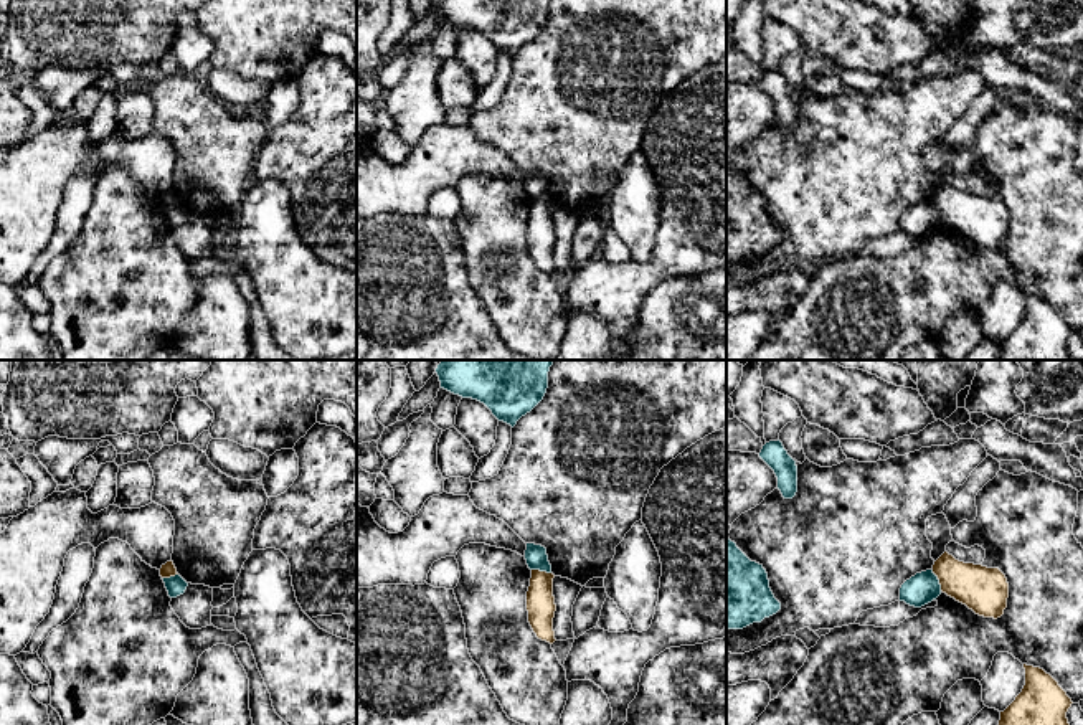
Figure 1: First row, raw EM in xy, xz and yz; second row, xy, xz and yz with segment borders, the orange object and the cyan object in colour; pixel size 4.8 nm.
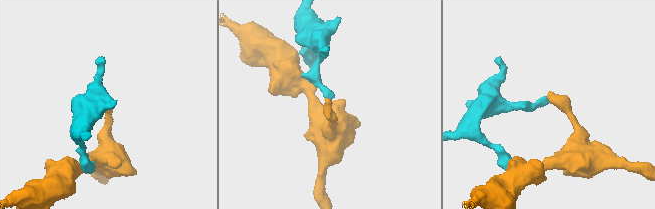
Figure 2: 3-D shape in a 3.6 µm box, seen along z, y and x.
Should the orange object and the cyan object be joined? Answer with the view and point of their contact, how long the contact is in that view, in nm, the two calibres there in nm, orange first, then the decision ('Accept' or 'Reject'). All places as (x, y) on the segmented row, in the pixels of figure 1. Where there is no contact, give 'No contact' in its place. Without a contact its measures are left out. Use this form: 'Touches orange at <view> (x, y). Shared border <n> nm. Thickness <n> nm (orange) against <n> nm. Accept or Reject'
Touches orange at yz (938, 578). Shared border 120 nm. Thickness 220 nm (orange) against 150 nm. Reject

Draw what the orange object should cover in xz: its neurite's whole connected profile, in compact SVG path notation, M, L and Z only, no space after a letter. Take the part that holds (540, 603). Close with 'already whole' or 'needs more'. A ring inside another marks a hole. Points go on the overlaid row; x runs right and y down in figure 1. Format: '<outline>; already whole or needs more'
M532 570L530 586L527 591L528 623L538 639L553 644L553 618L556 611L553 596L553 573Z; already whole

